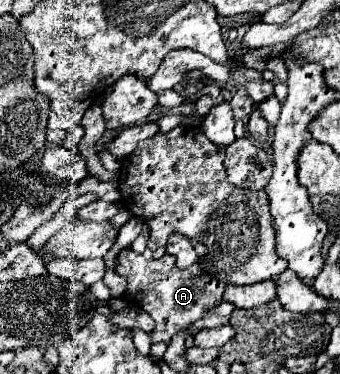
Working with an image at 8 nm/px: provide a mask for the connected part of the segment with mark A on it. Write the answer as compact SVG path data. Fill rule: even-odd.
M132 247L122 249L116 257L114 271L126 279L126 297L154 319L154 329L150 333L152 343L162 341L168 345L172 335L186 331L194 321L204 317L206 311L224 301L222 293L226 283L206 275L198 263L188 269L178 269L174 263L176 261L172 255L146 259L144 255L132 251Z

